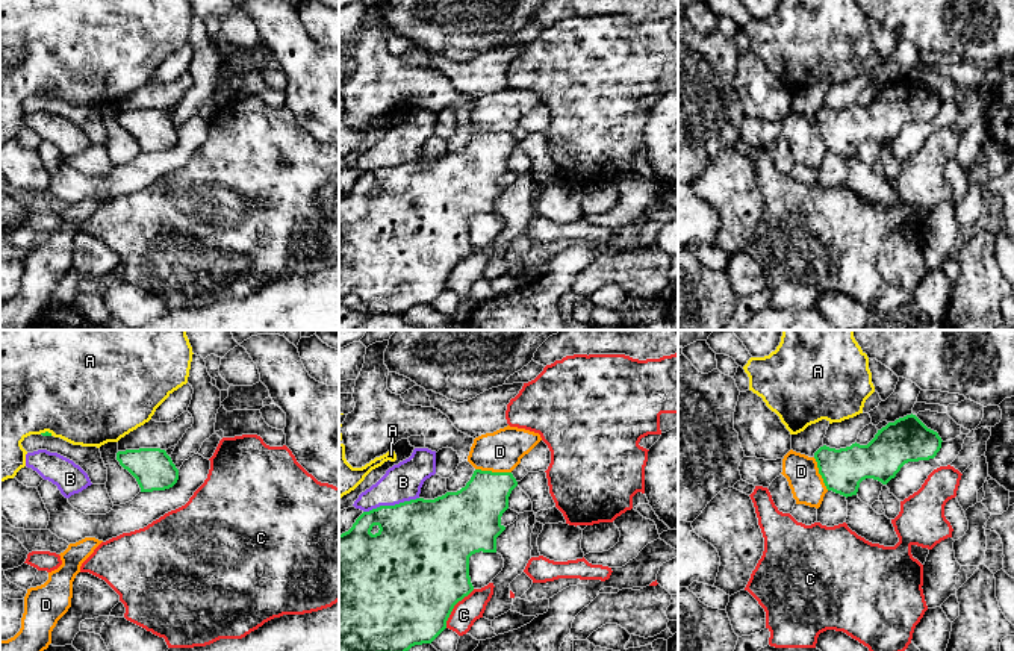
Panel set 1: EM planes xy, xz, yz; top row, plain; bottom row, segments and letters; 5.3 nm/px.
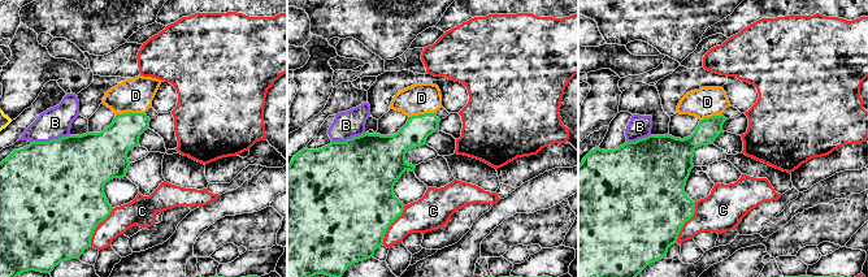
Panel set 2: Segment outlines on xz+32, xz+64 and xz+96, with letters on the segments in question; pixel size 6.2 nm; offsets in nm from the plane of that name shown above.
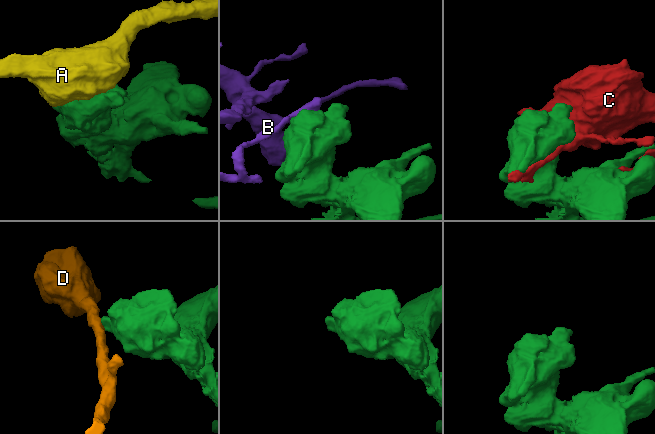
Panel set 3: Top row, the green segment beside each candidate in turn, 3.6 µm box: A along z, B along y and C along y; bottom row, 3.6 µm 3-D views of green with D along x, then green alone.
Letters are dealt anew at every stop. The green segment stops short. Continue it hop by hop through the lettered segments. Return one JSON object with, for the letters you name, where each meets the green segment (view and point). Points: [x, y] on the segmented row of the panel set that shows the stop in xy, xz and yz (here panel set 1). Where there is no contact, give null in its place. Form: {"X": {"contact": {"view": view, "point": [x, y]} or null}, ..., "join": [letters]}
{"join": []}

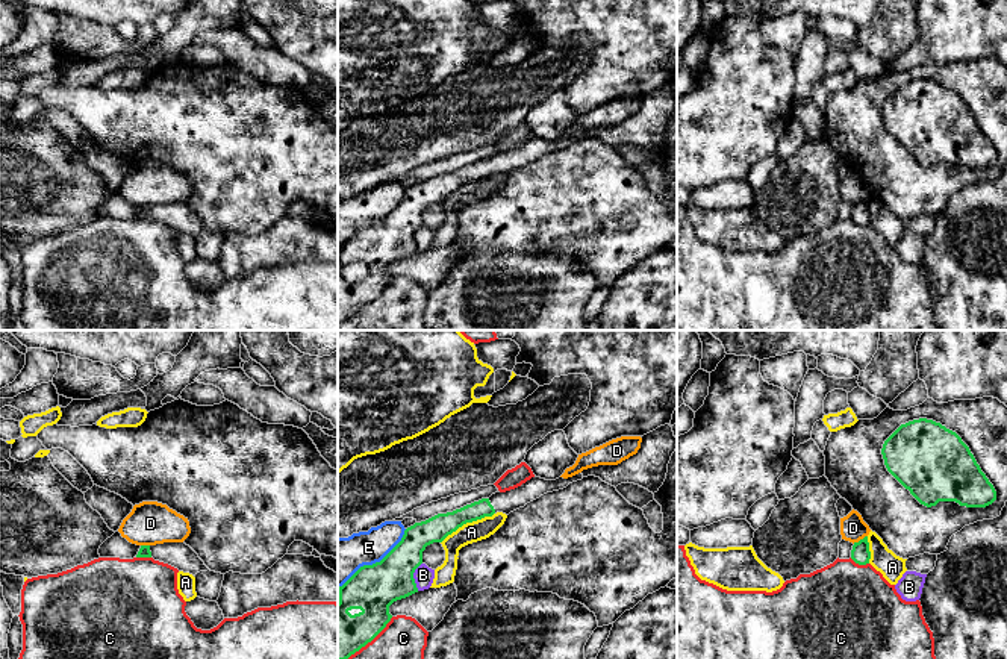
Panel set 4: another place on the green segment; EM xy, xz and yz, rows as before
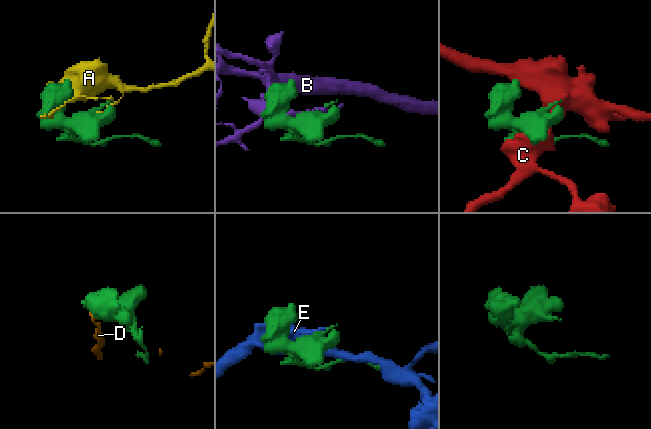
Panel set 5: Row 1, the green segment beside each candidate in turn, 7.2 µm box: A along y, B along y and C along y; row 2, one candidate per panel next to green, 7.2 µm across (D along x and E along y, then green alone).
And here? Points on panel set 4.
{"join": []}

